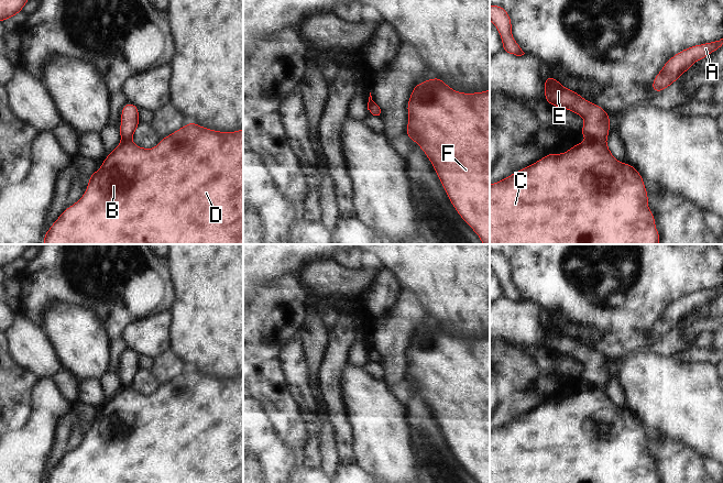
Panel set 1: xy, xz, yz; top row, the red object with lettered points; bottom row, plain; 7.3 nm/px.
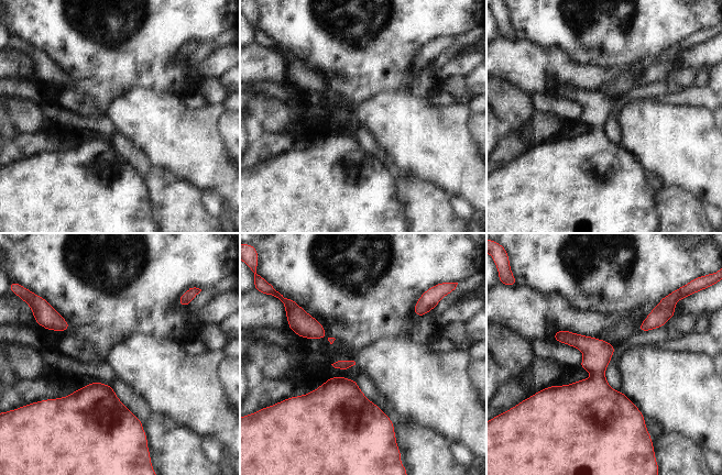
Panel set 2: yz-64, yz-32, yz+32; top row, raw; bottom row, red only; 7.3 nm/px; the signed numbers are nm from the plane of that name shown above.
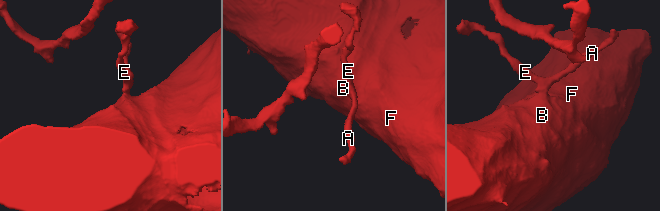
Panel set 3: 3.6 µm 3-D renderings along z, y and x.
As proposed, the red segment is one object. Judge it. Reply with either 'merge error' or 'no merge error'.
no merge error

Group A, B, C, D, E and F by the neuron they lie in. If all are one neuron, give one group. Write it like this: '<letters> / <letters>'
A B C D E F

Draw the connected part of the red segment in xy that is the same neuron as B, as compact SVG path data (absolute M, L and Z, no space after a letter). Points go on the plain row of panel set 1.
M131 349L125 350L119 374L121 389L101 408L101 415L91 420L83 443L68 452L44 483L243 483L243 375L220 378L189 369L171 382L162 384L154 395L143 395L131 386L139 371L139 354Z

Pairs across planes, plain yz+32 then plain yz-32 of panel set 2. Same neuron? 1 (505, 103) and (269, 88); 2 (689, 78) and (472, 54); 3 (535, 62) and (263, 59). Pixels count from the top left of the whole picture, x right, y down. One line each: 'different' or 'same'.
1: different
2: same
3: same

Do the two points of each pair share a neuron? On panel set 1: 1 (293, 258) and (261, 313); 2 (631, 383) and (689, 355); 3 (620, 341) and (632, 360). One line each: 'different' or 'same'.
1: different
2: different
3: different

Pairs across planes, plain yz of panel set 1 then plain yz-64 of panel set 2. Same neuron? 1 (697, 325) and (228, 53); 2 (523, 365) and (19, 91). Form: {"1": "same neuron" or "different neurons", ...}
{"1": "same neuron", "2": "different neurons"}

